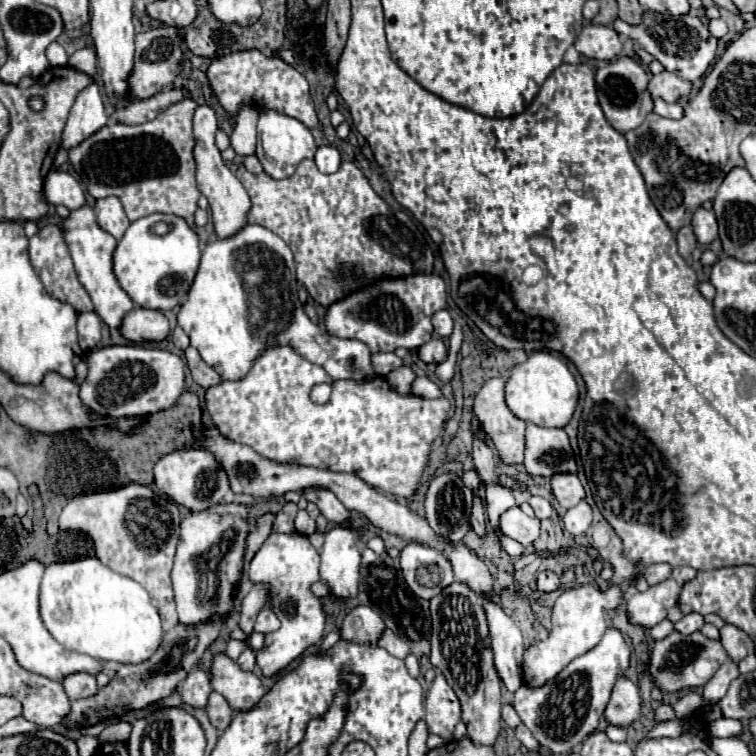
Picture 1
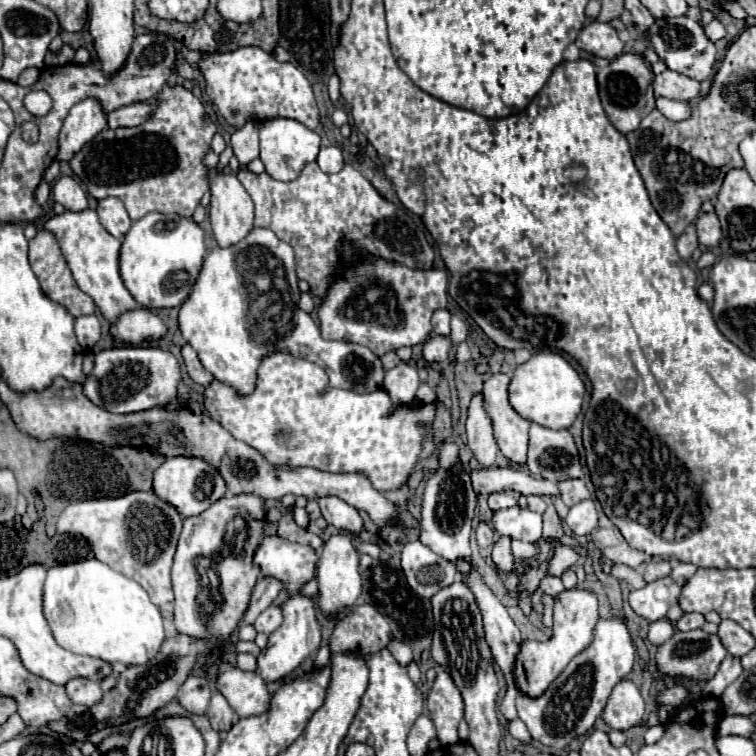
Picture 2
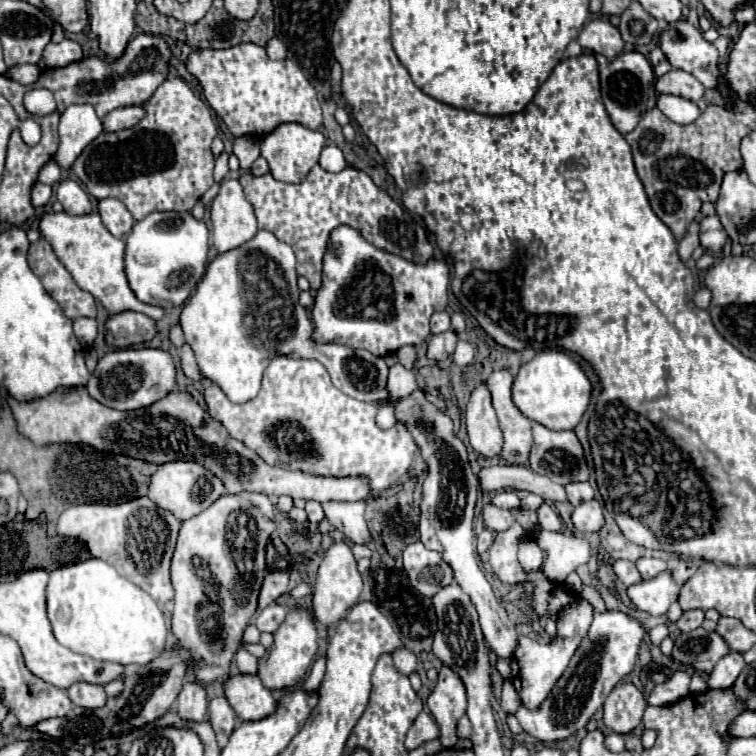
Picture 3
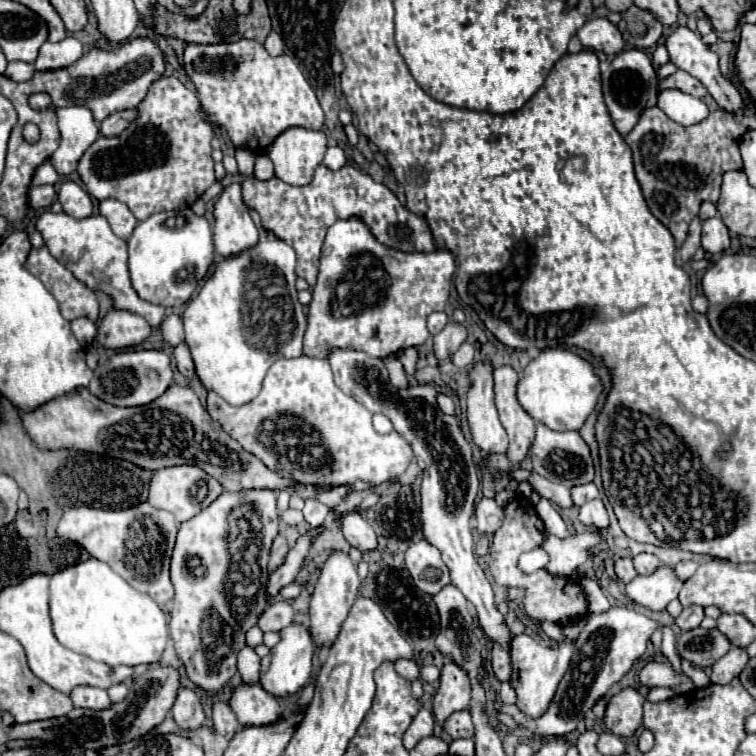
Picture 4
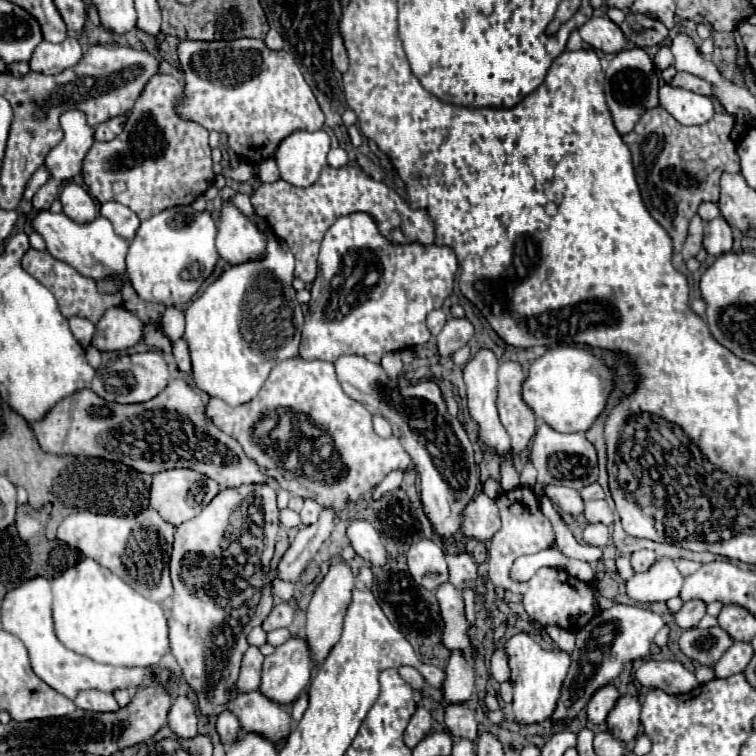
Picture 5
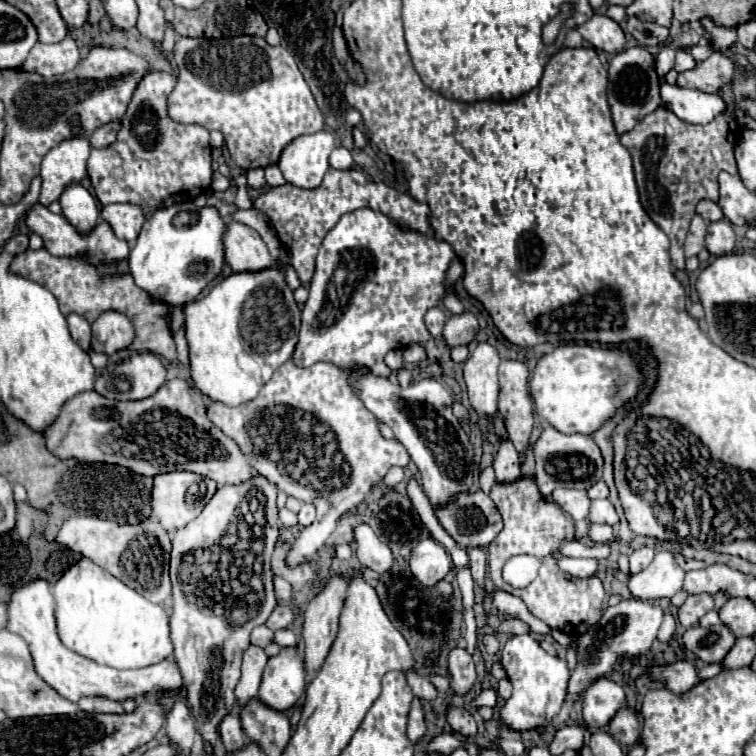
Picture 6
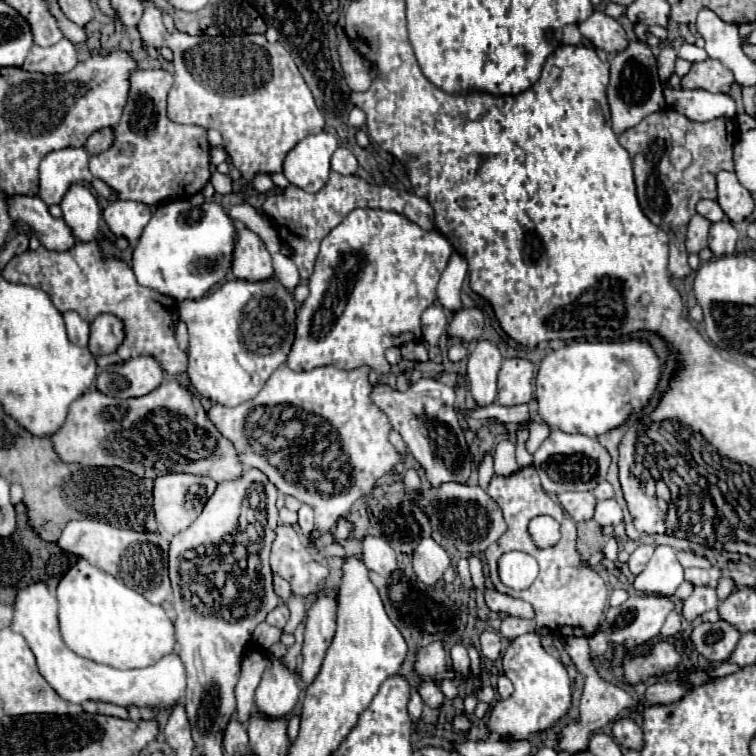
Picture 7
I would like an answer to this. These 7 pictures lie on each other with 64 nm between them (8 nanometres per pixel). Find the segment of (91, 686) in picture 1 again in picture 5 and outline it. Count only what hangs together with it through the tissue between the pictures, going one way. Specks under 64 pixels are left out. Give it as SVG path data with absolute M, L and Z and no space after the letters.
M82 690L74 698L74 704L82 710L92 710L92 712L114 712L120 708L114 696L102 690Z

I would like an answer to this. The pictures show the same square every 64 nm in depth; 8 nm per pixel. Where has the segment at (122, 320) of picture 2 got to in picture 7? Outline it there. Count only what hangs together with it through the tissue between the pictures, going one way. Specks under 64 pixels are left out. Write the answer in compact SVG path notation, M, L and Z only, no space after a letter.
M100 314L90 324L90 344L88 350L92 356L112 354L124 342L124 322L112 314Z

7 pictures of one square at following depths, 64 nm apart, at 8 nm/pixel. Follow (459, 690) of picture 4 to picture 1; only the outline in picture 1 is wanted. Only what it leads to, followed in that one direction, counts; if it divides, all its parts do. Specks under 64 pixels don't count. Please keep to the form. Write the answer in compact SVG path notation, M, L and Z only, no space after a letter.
M440 670L436 672L436 678L426 694L424 712L428 732L452 740L454 726L460 722L460 702Z

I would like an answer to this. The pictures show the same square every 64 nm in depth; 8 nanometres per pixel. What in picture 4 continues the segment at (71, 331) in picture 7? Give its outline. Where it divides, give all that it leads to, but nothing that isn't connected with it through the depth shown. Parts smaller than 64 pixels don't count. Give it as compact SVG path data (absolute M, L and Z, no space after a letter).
M76 318L72 320L72 332L76 336L76 340L82 344L82 346L88 346L92 344L92 340L96 338L96 324L88 318Z

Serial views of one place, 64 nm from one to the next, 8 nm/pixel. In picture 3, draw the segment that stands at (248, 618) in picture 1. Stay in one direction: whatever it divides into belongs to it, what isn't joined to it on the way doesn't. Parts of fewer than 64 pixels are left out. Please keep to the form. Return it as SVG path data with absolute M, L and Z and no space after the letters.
M290 570L286 572L266 572L262 588L260 588L260 598L258 598L258 610L264 610L264 606L276 602L288 588L288 578L290 578Z

